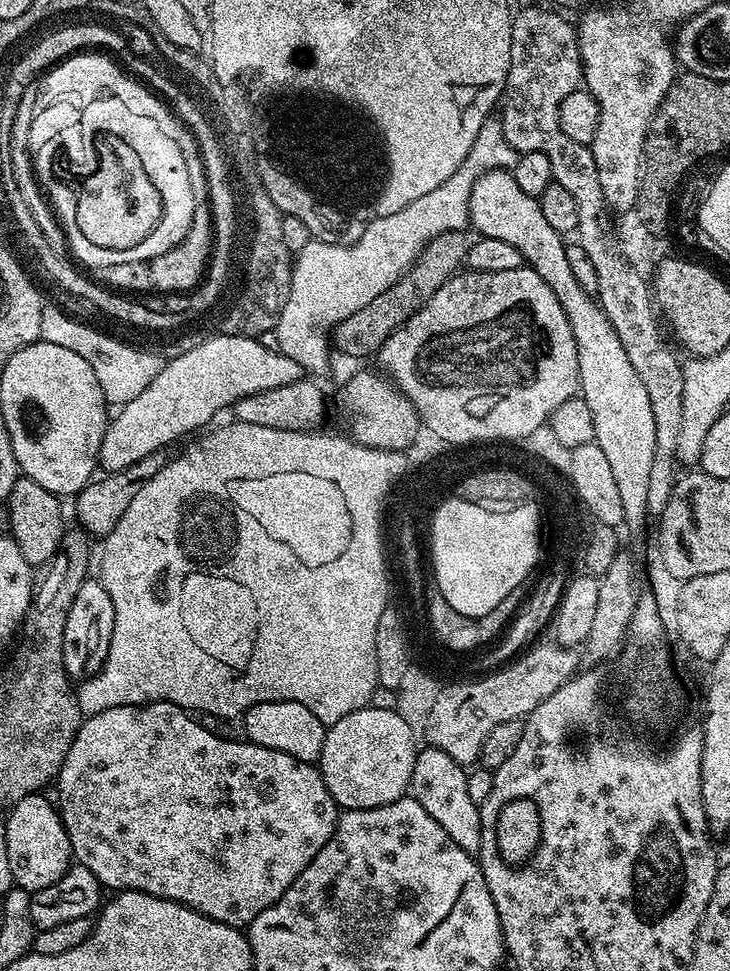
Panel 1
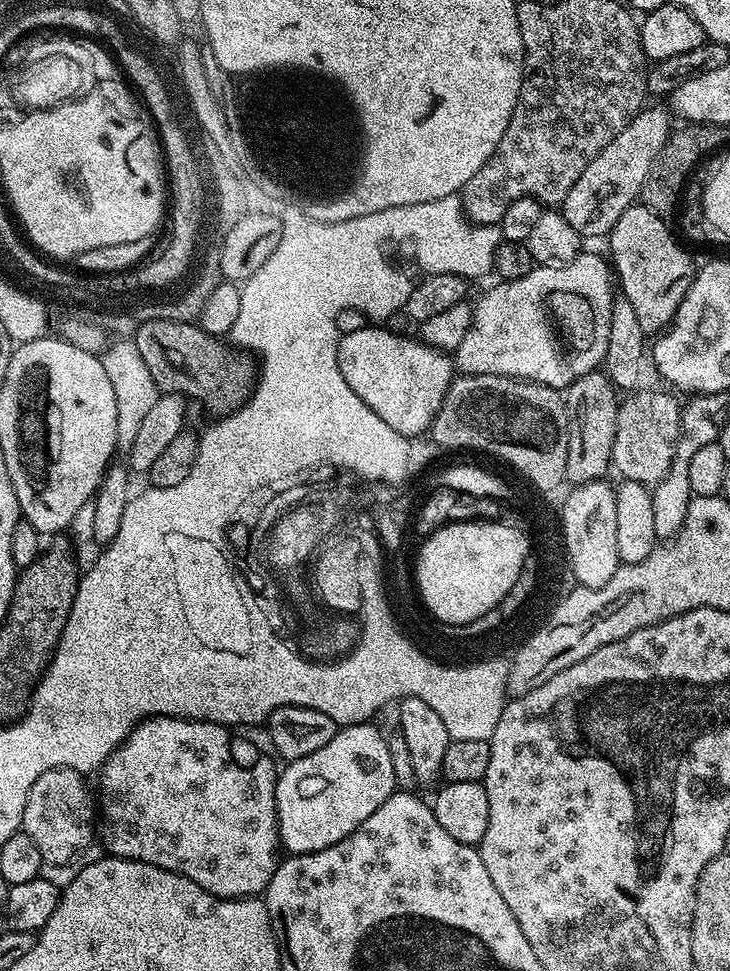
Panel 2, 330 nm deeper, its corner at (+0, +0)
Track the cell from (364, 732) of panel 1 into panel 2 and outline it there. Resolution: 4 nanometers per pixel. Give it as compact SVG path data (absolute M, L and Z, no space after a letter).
M371 722L350 724L341 727L322 746L322 750L314 750L314 754L306 754L306 758L289 760L279 769L276 778L276 821L280 827L280 843L289 853L301 856L307 852L326 850L326 846L334 846L334 842L342 842L386 798L390 798L397 791L394 778L394 765L390 763L390 750L383 731L380 731Z

